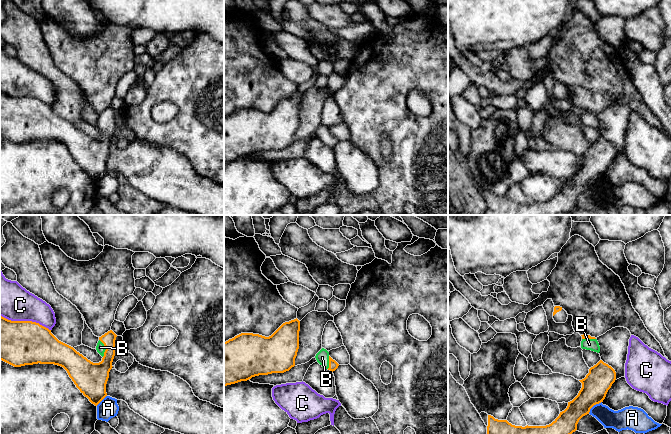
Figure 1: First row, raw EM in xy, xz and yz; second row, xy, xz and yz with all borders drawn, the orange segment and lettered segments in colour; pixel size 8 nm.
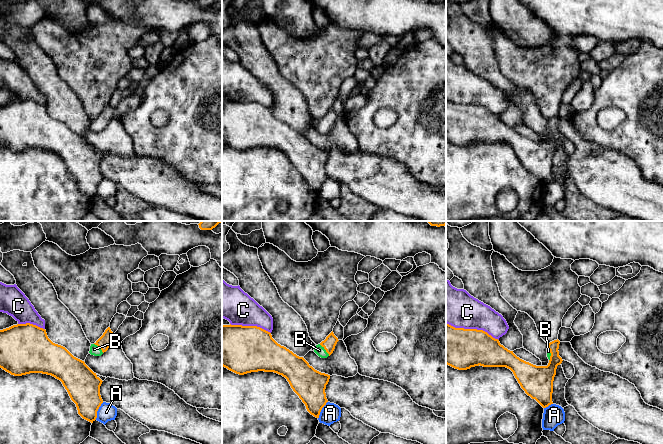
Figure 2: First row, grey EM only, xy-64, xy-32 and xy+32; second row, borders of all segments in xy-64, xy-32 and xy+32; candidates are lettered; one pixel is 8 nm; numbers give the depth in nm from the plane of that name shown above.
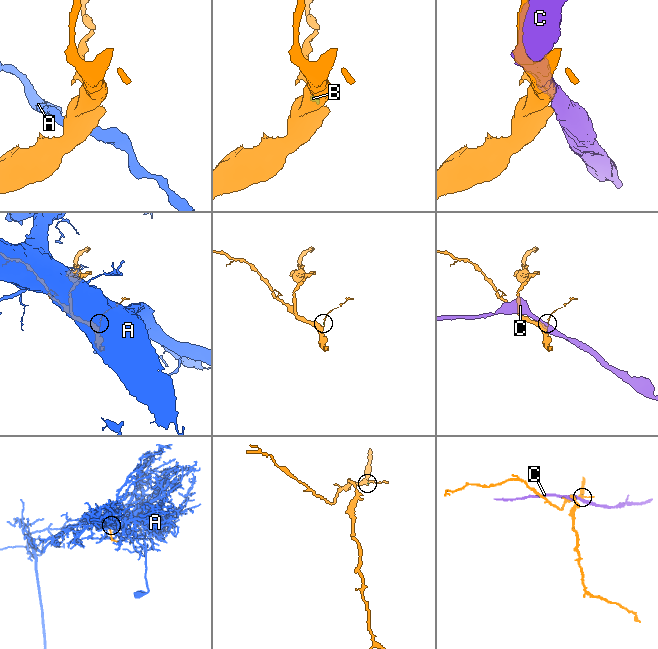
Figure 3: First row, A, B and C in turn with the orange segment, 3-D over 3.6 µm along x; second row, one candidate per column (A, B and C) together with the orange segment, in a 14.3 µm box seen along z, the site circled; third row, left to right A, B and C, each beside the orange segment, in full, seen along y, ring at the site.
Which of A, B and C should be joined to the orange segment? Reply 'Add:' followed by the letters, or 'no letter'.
Add: B

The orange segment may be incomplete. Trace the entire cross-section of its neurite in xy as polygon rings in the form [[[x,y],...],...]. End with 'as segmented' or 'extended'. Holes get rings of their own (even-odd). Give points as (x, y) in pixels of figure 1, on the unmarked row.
[[[0,92],[0,136],[21,143],[33,140],[54,140],[63,143],[80,168],[97,182],[106,172],[106,160],[115,132],[117,111],[108,107],[101,113],[96,122],[103,133],[99,139],[93,139],[77,128],[73,123],[59,117],[48,104],[32,97],[11,97]]] | extended

